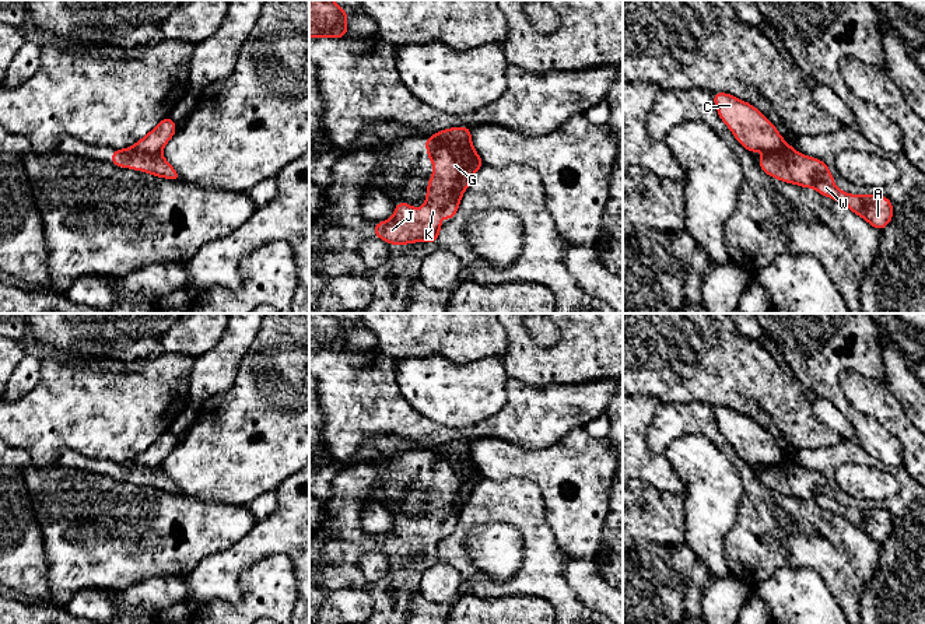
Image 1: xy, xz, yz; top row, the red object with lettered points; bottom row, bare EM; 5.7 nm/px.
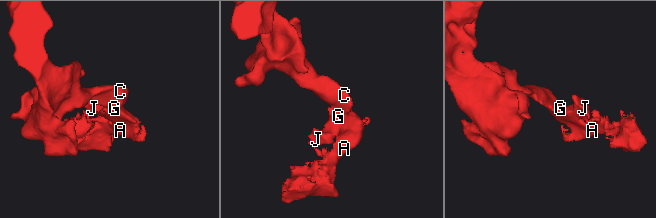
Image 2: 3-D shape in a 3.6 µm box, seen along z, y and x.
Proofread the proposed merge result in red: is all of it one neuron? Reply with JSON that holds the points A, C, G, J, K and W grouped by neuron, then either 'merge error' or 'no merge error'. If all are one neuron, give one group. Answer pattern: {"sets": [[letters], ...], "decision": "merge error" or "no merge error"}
{"sets": [["A", "G", "J", "K", "W"], ["C"]], "decision": "merge error"}

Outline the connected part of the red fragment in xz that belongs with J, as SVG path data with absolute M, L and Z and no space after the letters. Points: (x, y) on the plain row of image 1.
M427 451L425 462L428 473L434 476L434 488L427 494L425 519L414 522L399 515L395 527L388 534L375 536L375 550L386 557L438 555L442 540L439 532L453 533L463 505L483 478L474 462L465 466L437 451Z

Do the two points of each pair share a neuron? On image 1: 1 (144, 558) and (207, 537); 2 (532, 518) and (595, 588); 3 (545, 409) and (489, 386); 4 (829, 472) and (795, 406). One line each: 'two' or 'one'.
1: one
2: two
3: two
4: two

